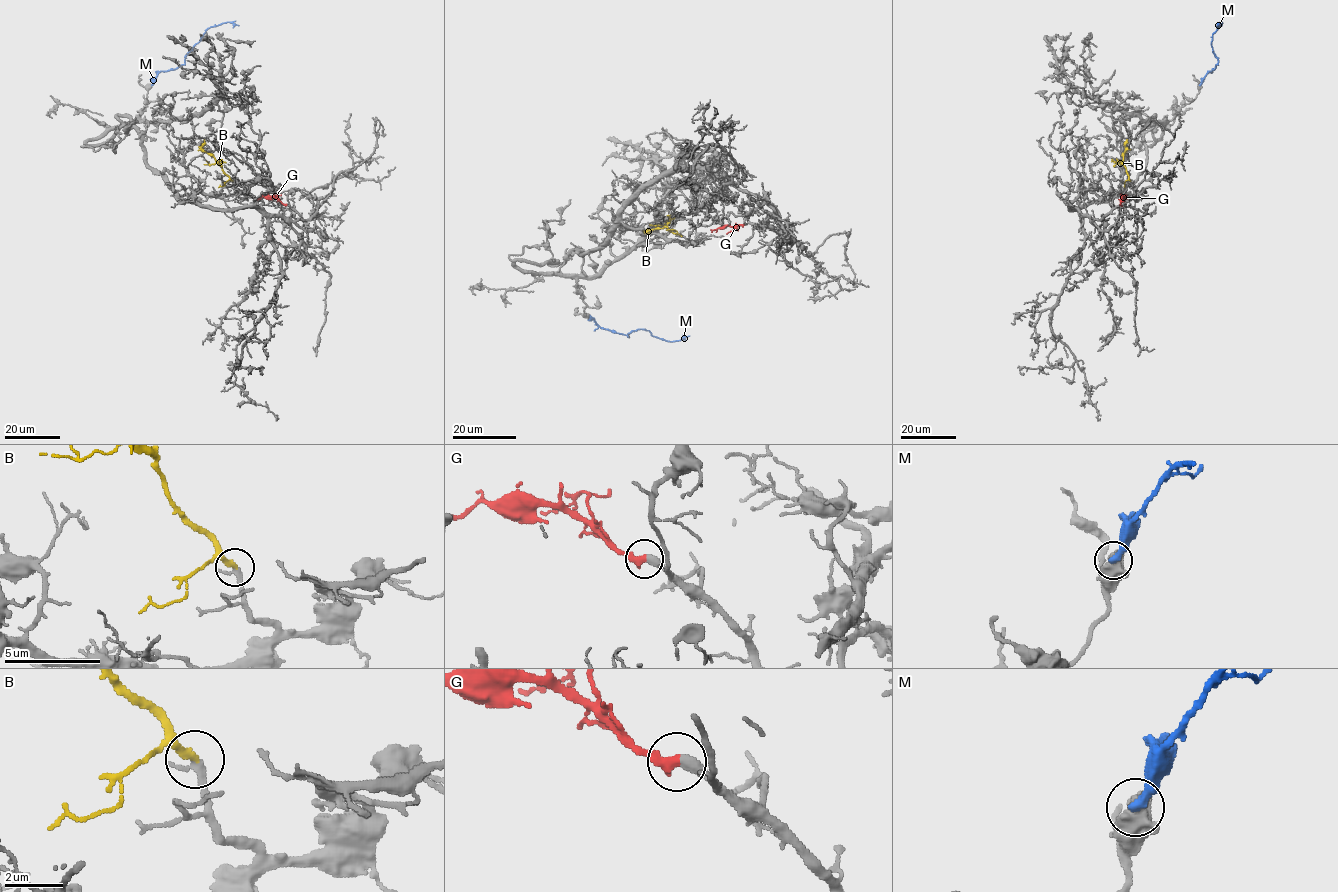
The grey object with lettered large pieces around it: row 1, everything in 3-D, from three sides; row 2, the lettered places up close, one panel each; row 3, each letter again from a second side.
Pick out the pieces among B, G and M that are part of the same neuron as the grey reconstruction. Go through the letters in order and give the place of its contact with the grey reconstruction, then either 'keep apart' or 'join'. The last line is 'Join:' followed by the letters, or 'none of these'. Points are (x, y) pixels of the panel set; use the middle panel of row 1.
B: contact (682, 236); join
G: contact (743, 224); join
M: contact (590, 316); keep apart
Join: B, G

